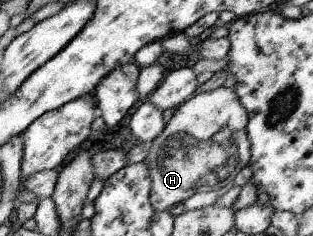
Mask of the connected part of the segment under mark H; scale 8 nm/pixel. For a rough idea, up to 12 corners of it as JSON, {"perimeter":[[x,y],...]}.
{"perimeter":[[223,85],[174,111],[145,163],[166,211],[249,164],[248,113]]}

